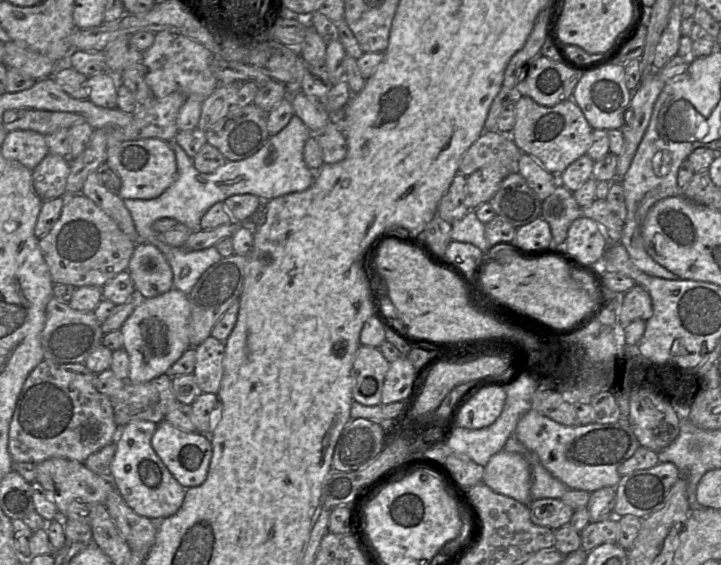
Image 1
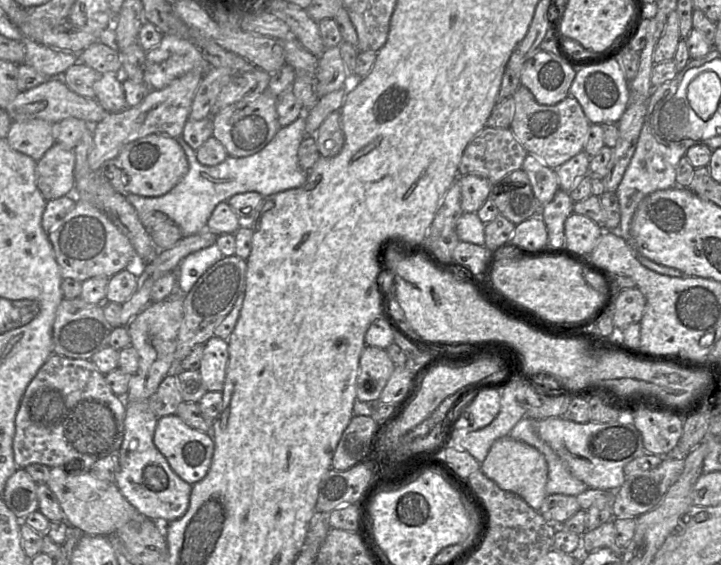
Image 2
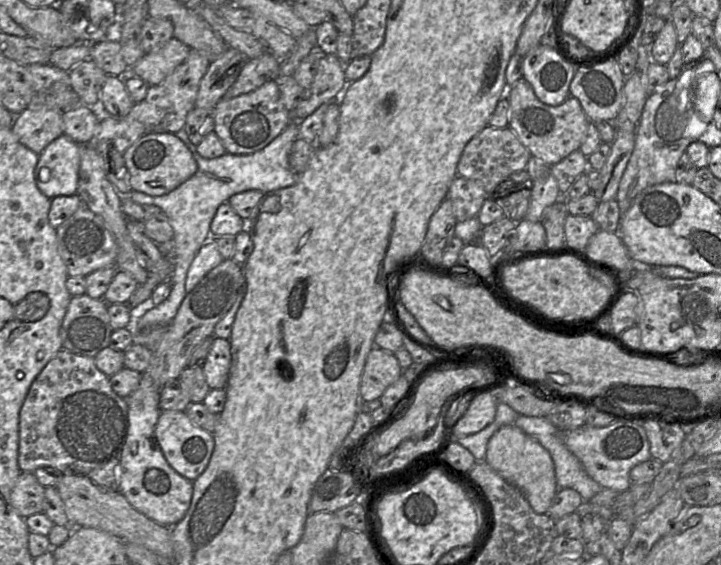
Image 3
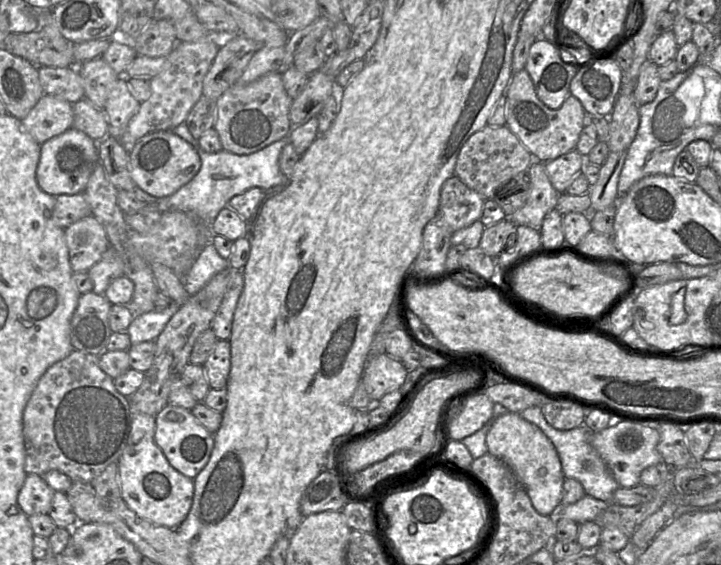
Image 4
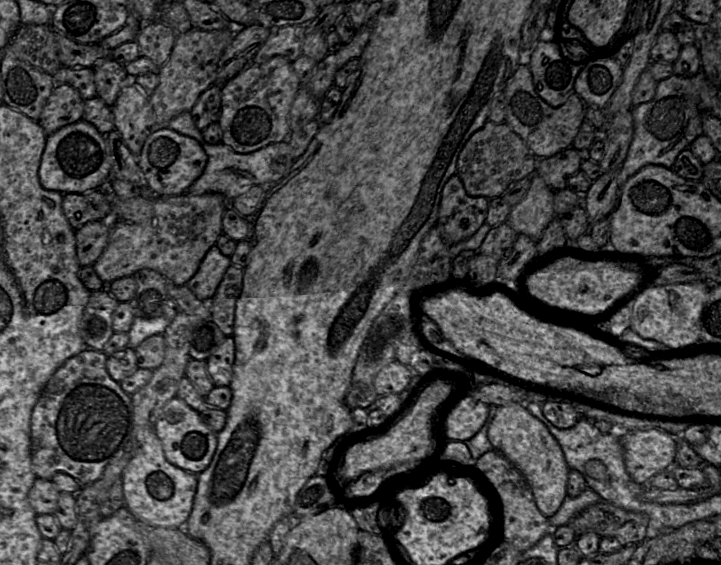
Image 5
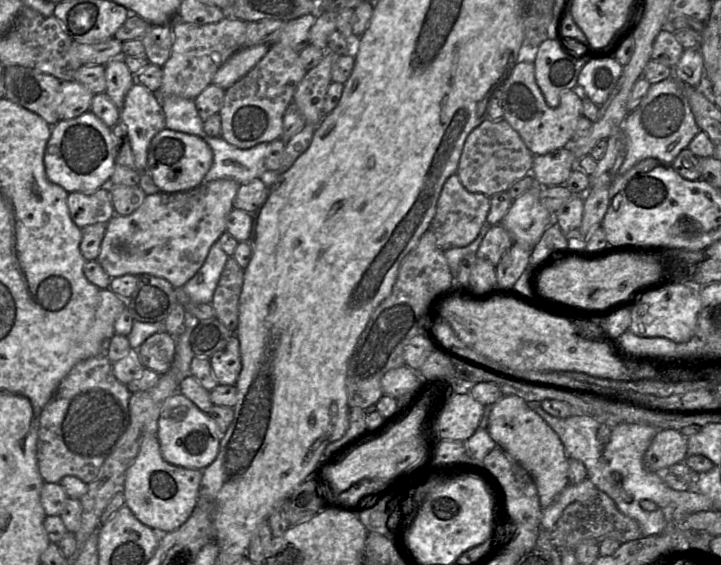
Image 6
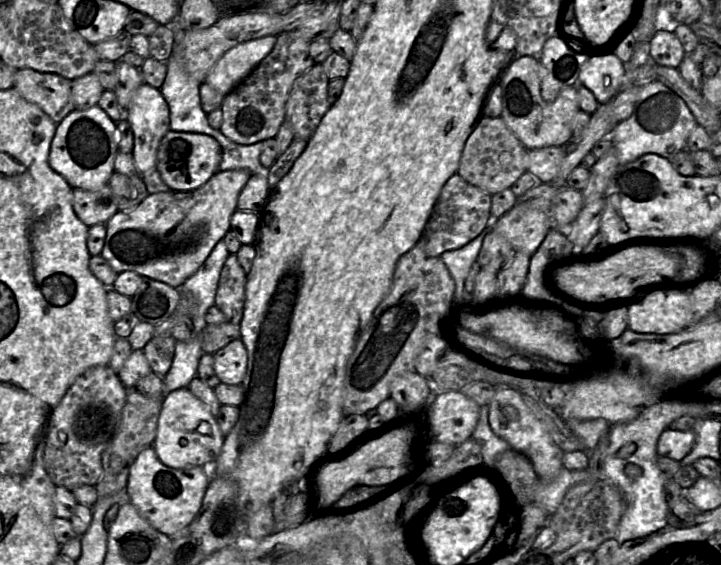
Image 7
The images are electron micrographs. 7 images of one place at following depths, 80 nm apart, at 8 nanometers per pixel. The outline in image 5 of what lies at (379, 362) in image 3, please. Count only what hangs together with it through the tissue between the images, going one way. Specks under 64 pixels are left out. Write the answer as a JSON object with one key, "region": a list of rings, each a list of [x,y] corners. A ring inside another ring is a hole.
{"region":[[[398,361],[385,365],[374,378],[374,388],[378,395],[400,394],[413,380],[413,371]]]}

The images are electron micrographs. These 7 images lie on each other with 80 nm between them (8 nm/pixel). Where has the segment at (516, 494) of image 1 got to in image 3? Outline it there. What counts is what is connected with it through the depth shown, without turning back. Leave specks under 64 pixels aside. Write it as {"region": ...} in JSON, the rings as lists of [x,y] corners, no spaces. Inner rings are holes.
{"region":[[[507,425],[490,438],[485,462],[507,482],[517,487],[537,514],[546,514],[558,488],[550,453],[532,436],[515,425]]]}

